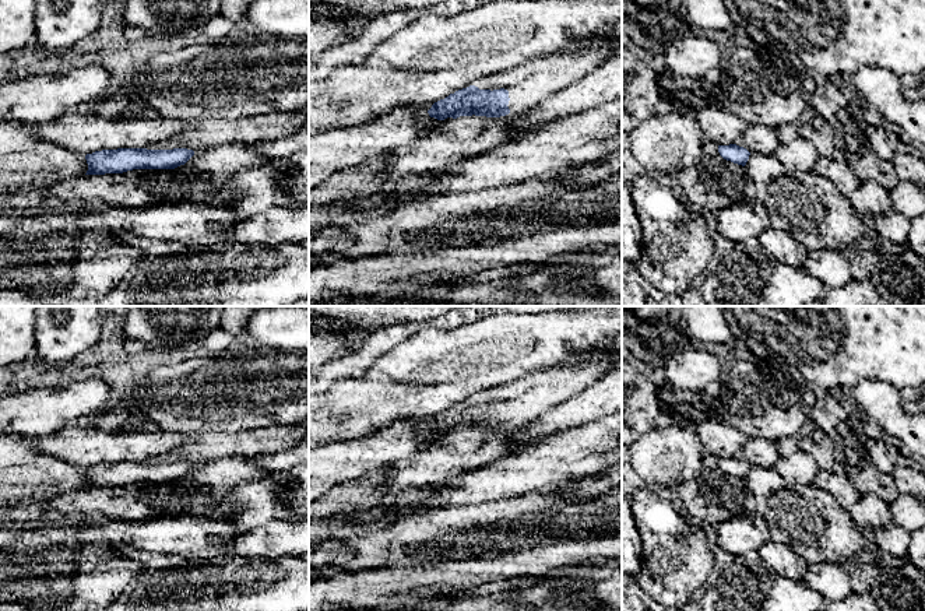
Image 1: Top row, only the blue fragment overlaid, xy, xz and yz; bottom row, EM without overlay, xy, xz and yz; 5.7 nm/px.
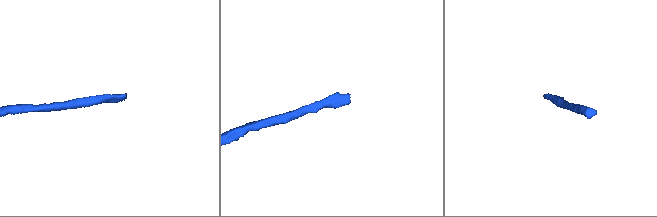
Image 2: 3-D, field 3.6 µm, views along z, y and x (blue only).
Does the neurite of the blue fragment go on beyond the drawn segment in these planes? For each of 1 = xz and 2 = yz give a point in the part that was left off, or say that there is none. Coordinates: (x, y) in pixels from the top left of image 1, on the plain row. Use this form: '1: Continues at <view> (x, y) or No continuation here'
1: Continues at xz (533, 394)
2: Continues at yz (709, 462)

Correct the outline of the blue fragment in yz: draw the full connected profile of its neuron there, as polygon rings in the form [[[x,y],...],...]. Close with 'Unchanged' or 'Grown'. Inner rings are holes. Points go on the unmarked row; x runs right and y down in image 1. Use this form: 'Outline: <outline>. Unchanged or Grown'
Outline: [[[711,454],[703,456],[703,466],[707,470],[722,470],[724,473],[745,480],[750,466],[736,457],[717,459]]]. Grown

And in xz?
Outline: [[[599,354],[584,362],[528,373],[507,386],[479,391],[432,418],[430,431],[516,429],[581,394],[622,365],[622,354]]]. Grown

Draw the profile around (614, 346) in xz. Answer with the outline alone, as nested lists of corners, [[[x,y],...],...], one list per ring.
[[[622,337],[613,338],[613,340],[608,341],[608,343],[604,343],[604,344],[599,344],[592,355],[578,358],[578,359],[576,359],[573,362],[584,362],[587,359],[591,359],[591,358],[599,355],[599,354],[616,354],[616,352],[622,354]]]

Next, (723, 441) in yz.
[[[713,412],[694,426],[706,454],[717,459],[735,457],[748,440],[741,429],[722,422]]]

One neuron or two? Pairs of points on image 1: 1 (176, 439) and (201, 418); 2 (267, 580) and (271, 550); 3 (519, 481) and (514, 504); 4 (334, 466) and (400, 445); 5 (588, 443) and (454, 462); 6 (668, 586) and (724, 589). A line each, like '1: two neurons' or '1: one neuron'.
1: two neurons
2: two neurons
3: two neurons
4: one neuron
5: two neurons
6: two neurons

